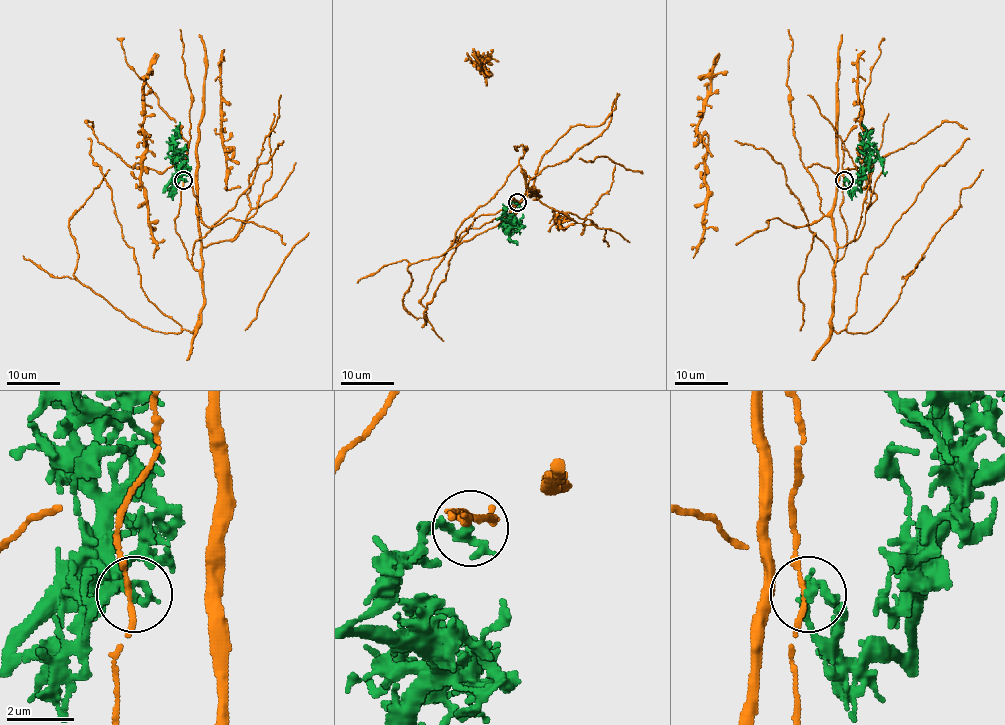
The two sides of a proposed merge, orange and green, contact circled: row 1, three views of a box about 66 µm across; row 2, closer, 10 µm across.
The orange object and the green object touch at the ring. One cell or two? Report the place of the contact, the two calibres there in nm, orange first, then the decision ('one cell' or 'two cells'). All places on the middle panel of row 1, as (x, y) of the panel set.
place (517, 202); calibres 180 and 180 nm; two cells

